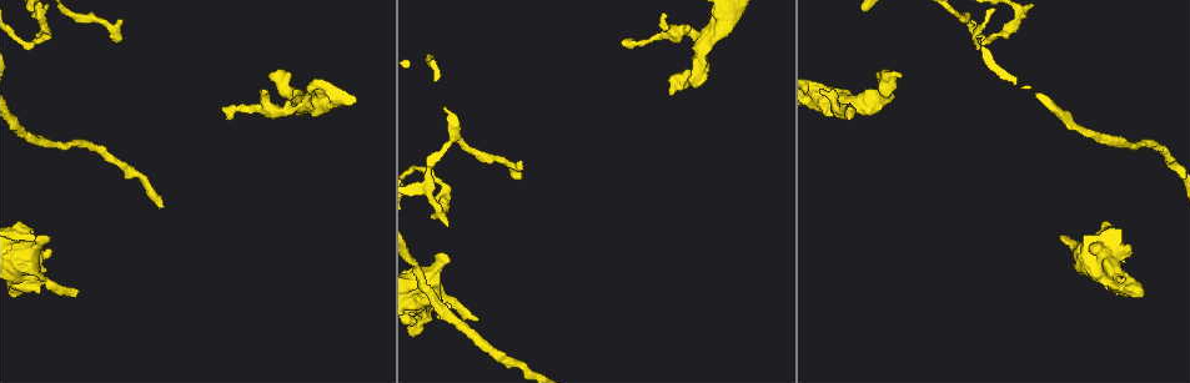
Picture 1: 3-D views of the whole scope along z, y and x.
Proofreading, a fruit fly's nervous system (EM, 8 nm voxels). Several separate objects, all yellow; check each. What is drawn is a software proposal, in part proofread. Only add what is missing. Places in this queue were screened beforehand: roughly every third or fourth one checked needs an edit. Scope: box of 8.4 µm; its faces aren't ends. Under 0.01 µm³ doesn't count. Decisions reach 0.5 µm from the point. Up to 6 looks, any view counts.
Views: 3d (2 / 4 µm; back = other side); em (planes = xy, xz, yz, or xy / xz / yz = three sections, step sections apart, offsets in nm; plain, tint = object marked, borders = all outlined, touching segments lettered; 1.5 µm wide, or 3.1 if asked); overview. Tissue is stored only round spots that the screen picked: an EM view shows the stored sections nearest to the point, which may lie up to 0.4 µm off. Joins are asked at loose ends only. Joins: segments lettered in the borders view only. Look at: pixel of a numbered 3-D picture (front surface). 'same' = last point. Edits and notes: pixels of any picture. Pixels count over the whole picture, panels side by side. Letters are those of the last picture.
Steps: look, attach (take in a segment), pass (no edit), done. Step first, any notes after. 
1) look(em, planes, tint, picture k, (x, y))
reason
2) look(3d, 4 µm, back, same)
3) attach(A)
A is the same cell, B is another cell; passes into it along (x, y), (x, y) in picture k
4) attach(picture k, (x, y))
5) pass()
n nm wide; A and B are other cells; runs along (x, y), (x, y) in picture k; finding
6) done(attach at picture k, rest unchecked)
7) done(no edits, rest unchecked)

look(3d, 2 µm, picture 1, (521, 179))
an open end

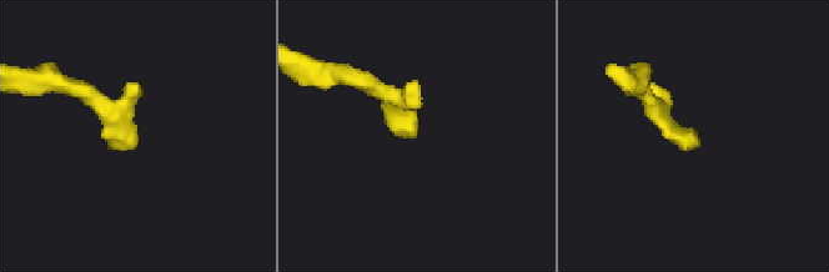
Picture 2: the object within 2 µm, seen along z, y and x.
look(em, planes, borders, picture 2, (416, 131))
shape alone is not enough

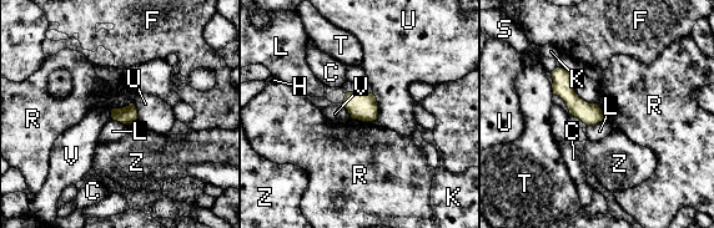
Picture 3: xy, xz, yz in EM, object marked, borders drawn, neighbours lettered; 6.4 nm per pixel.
pass()
C, F, H, K, L, R, S, T, U, V and Z are other cells; border along (372, 94), (377, 101), (377, 120) in picture 3; no lettered segment goes on from it

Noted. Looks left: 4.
look(em, planes, borders, picture 1, (1126, 297))
free end

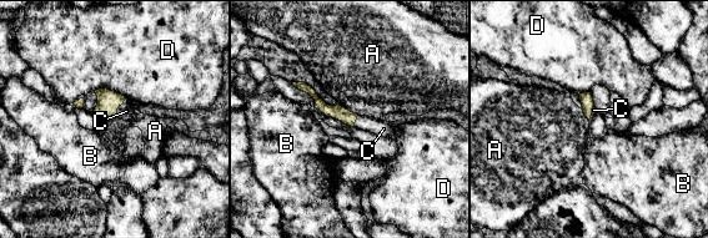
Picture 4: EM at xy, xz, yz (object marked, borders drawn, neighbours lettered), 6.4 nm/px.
attach(C)
D touches over 220 nm; C is the same cell, A, B and D are other cells; passes into it along (109, 101), (118, 107), (126, 111) in picture 4; it goes on there

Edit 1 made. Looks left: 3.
look(3d, 2 µm, picture 1, (263, 89))
free end

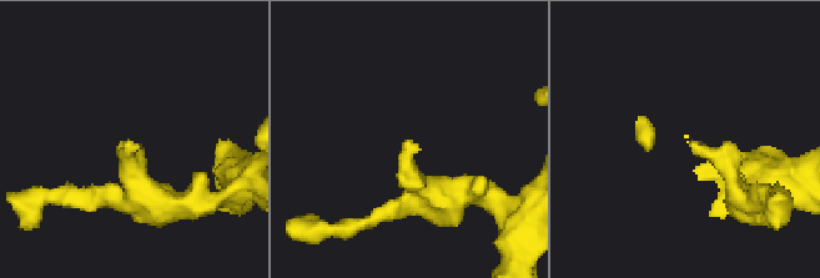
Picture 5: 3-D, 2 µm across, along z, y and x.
look(em, xz, step 4, plain, picture 5, (692, 140))
need the tissue

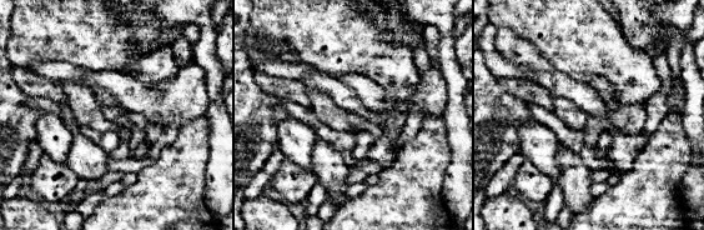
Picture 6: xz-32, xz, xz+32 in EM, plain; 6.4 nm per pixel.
look(em, xz, step 4, borders, same)
see the neighbours

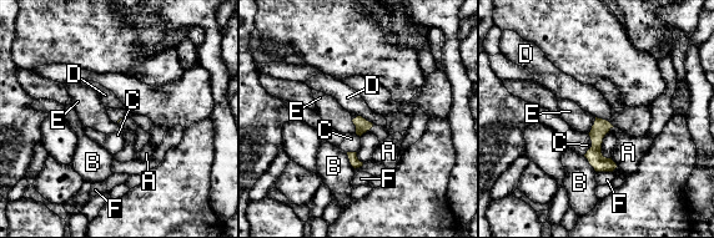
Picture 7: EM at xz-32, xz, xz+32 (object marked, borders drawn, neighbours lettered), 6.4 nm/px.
pass()
B touches over 130 nm; A, B, C, D, E and F are other cells; none of them fits

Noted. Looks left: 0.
done(attach at picture 4, rest unchecked)

